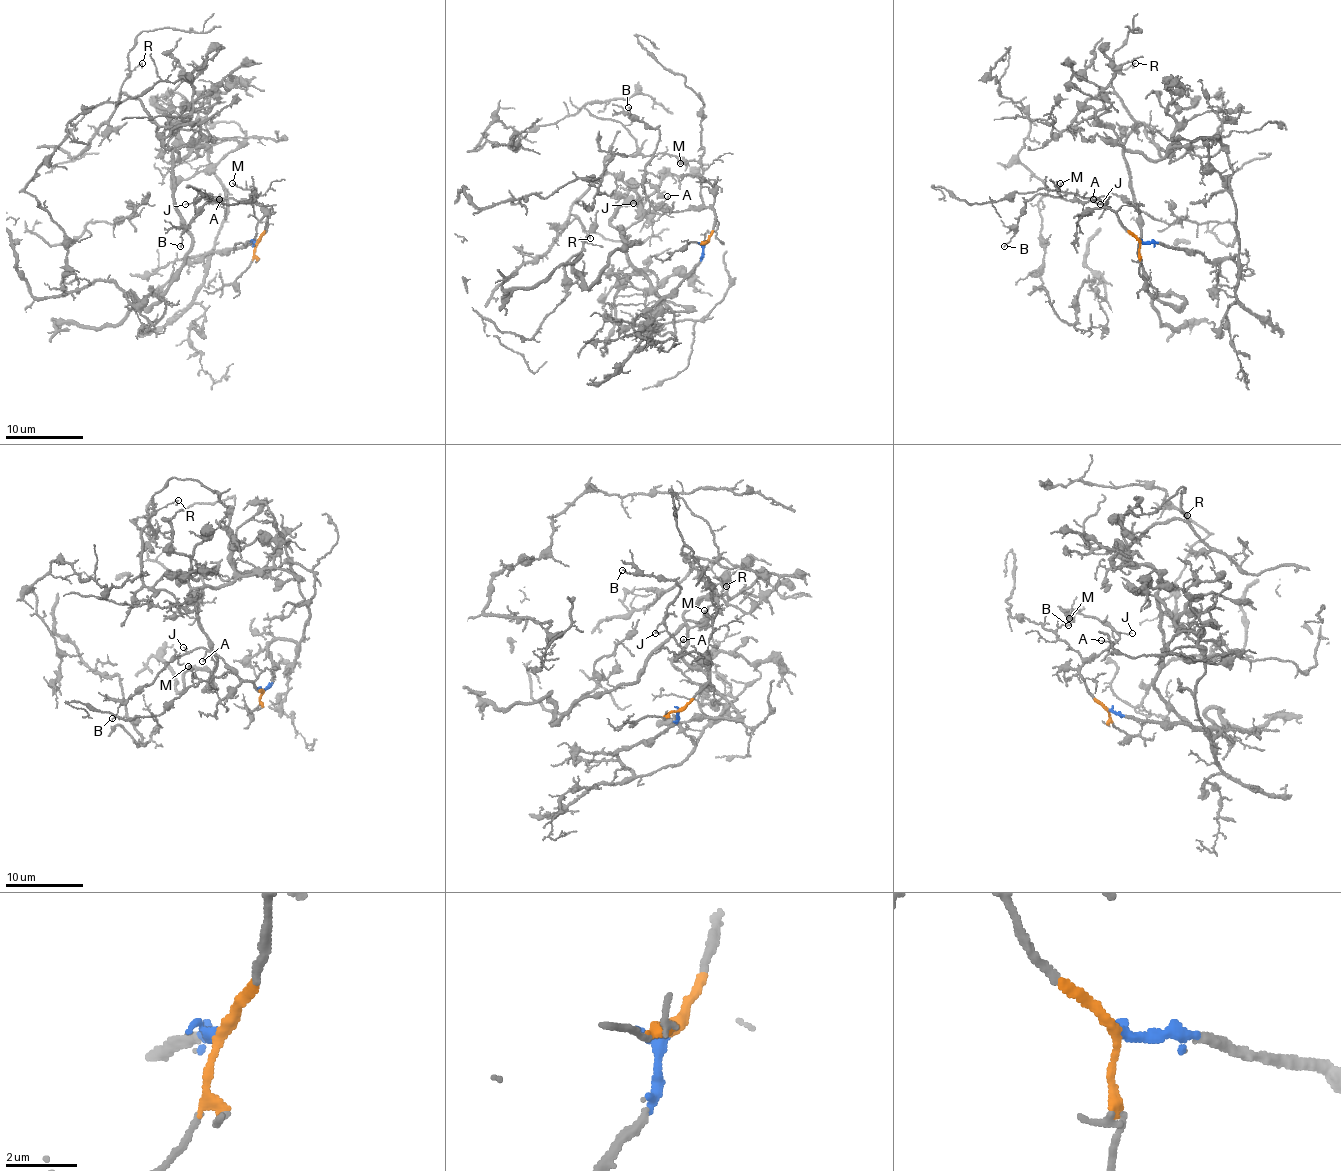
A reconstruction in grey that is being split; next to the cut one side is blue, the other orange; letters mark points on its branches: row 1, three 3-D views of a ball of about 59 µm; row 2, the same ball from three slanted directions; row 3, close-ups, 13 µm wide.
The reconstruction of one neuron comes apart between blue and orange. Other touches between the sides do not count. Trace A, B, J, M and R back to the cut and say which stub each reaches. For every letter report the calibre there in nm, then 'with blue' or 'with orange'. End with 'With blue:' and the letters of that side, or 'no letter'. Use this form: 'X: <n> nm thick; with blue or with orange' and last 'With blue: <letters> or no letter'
A: 100 nm thick; with orange
B: 120 nm thick; with orange
J: 90 nm thick; with orange
M: 130 nm thick; with orange
R: 130 nm thick; with blue
With blue: R

